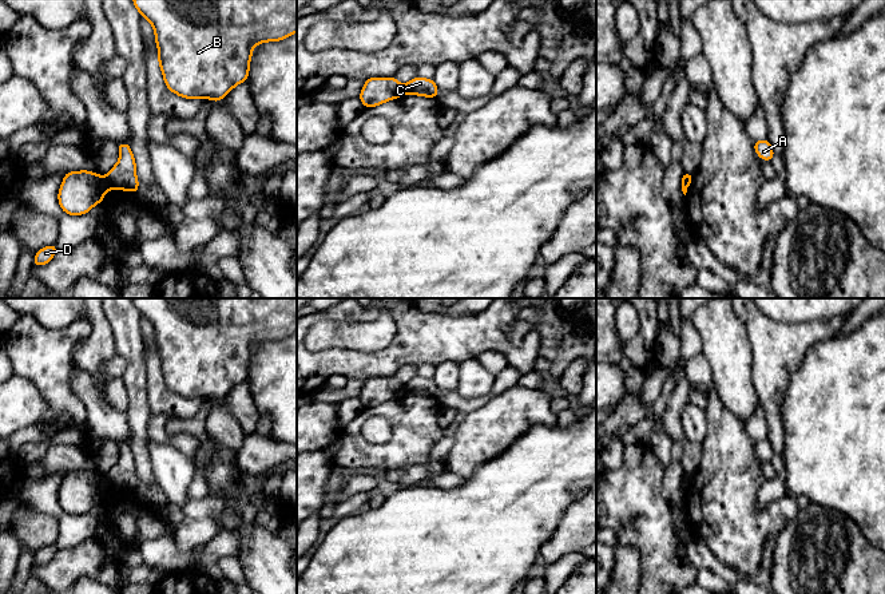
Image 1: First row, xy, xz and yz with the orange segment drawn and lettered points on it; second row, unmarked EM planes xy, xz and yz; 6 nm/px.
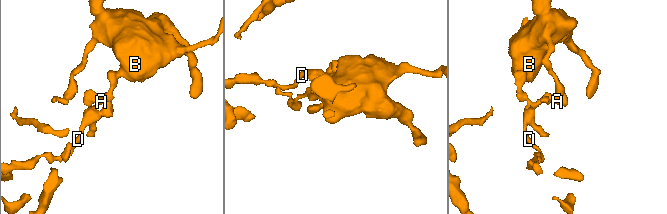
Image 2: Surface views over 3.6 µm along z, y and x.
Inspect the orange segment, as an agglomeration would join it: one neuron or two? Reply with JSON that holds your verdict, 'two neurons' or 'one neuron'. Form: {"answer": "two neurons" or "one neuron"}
{"answer": "two neurons"}

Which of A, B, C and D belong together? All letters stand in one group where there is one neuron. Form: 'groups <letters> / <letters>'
groups A B C / D

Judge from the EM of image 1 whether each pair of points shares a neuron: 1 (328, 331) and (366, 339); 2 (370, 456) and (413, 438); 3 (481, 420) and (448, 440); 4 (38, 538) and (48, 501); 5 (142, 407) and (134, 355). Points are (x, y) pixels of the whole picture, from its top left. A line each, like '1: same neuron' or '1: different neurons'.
1: same neuron
2: same neuron
3: different neurons
4: different neurons
5: same neuron

